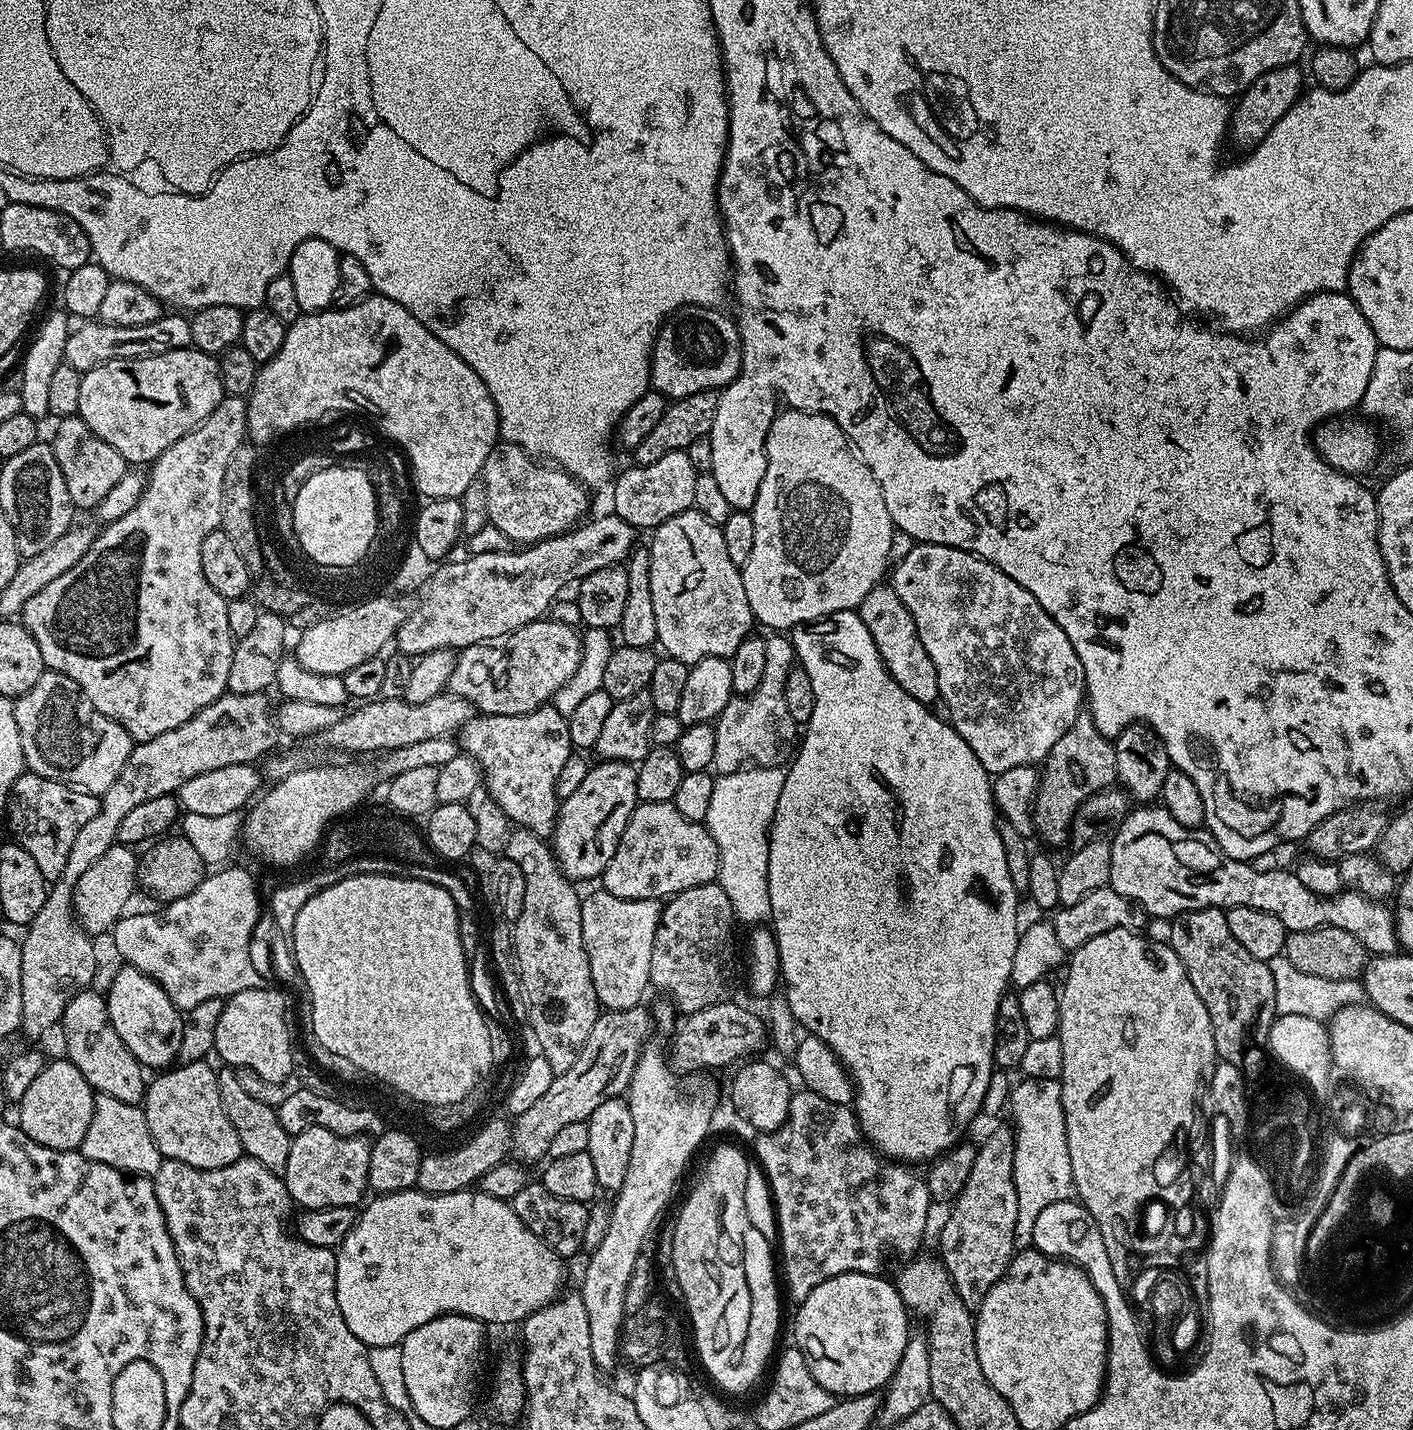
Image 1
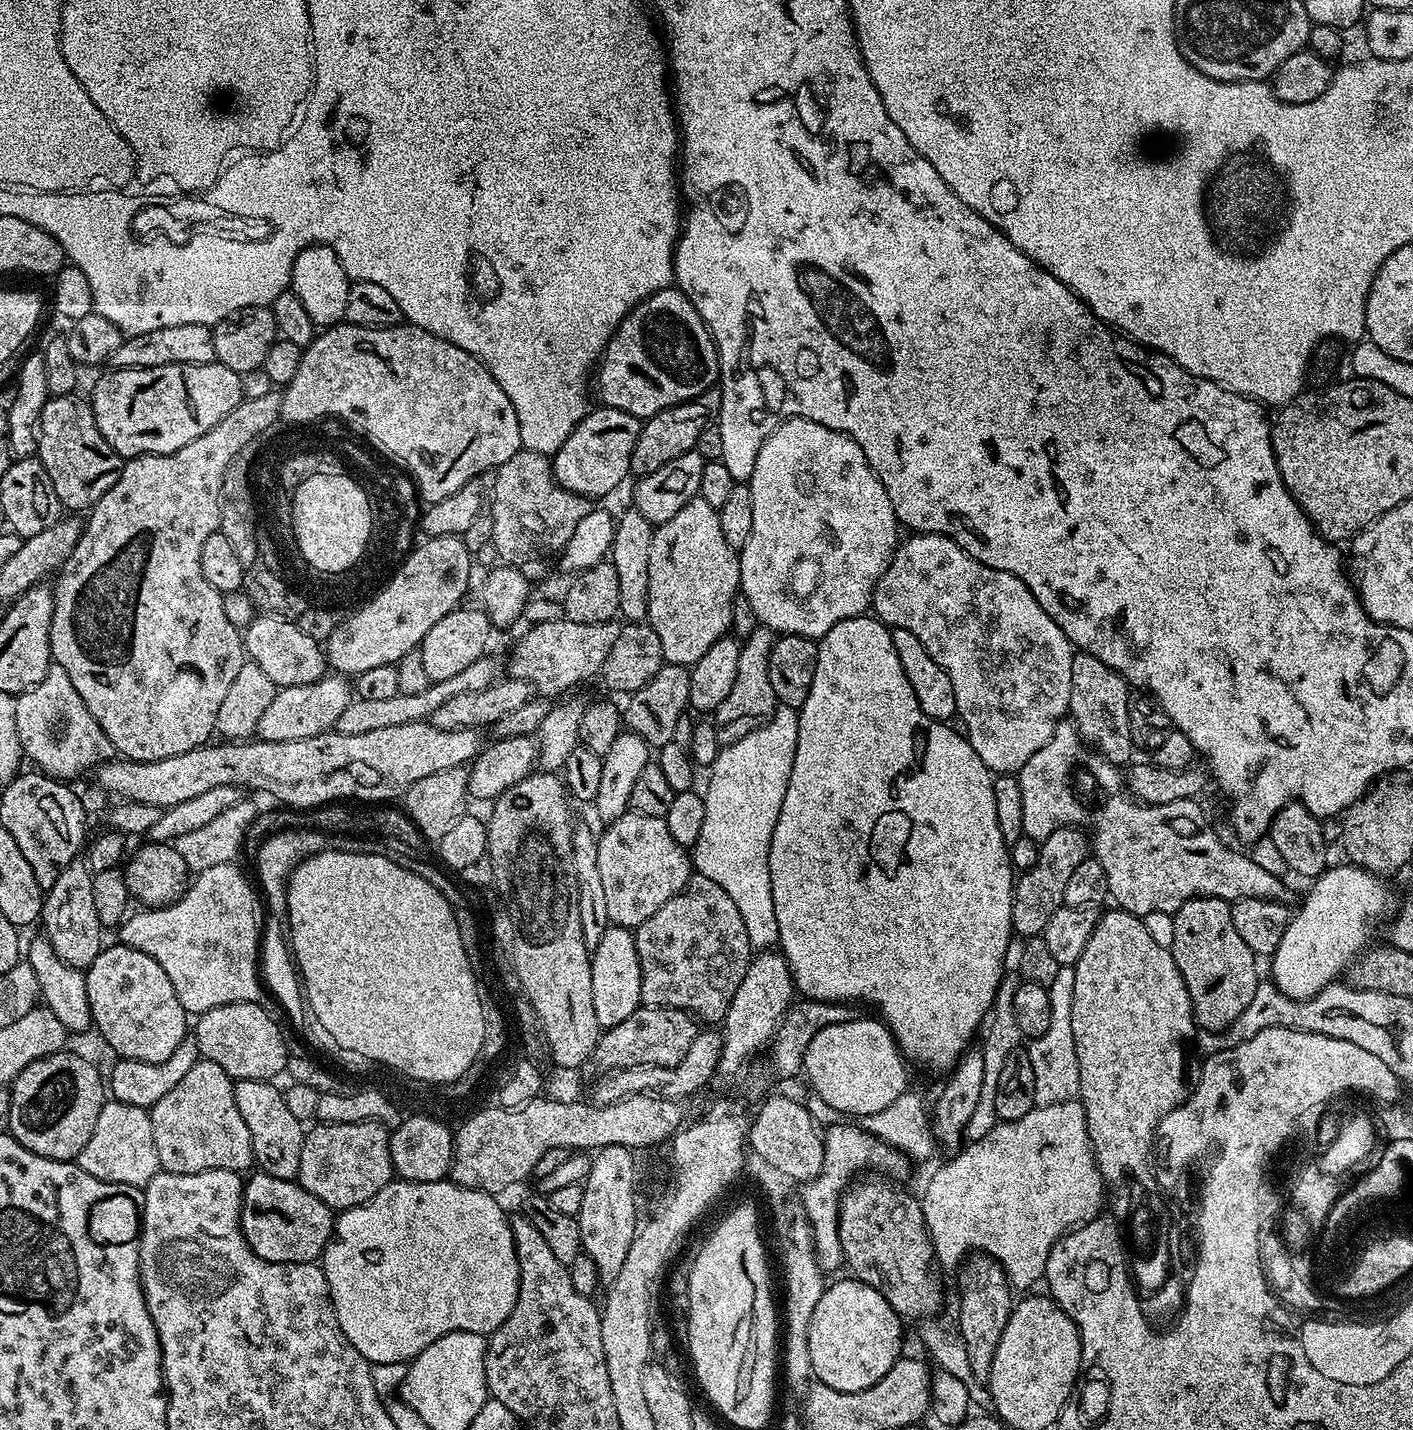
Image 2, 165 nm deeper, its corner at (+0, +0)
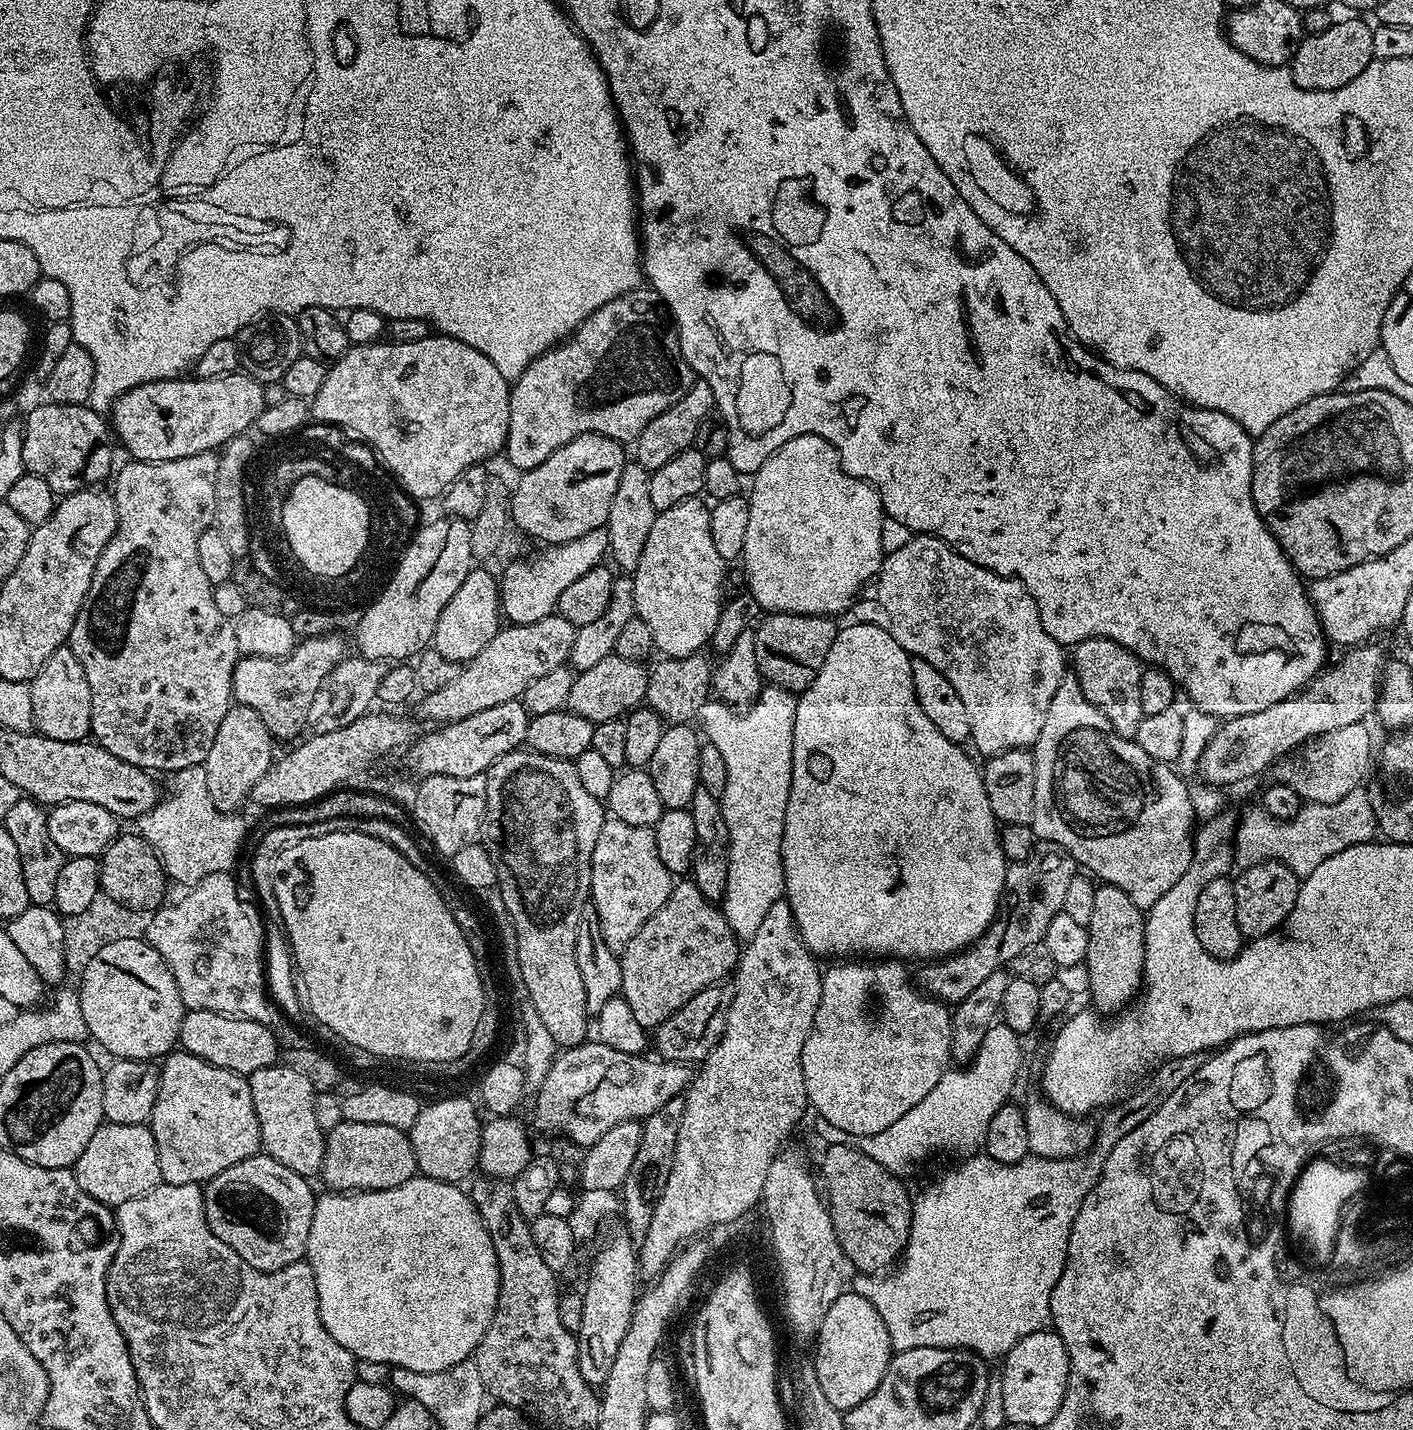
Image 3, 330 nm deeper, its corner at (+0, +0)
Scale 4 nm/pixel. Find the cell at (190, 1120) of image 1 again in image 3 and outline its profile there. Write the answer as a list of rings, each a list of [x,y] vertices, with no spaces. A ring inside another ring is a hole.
[[[183,1050],[173,1051],[163,1057],[158,1071],[160,1085],[150,1127],[154,1142],[158,1146],[158,1166],[163,1183],[203,1185],[222,1174],[222,1170],[230,1170],[230,1166],[261,1151],[258,1114],[254,1114],[254,1098],[250,1098],[250,1086],[246,1076],[222,1070],[222,1066],[214,1066]]]

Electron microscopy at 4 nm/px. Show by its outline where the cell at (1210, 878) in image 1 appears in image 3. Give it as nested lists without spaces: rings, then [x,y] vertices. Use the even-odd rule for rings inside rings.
[[[1065,678],[1058,686],[1058,690],[1054,690],[1054,699],[1050,702],[1050,710],[1046,714],[1042,734],[1038,734],[1036,743],[1032,745],[1030,751],[1034,758],[1034,814],[1031,826],[1037,841],[1057,844],[1076,861],[1085,873],[1091,874],[1097,881],[1110,886],[1118,886],[1118,890],[1122,890],[1122,894],[1126,894],[1130,898],[1130,902],[1134,902],[1134,906],[1138,906],[1142,910],[1152,908],[1154,902],[1158,902],[1158,898],[1162,898],[1162,894],[1166,894],[1166,890],[1170,890],[1170,886],[1174,886],[1174,882],[1178,882],[1178,878],[1182,878],[1182,874],[1186,874],[1192,861],[1194,839],[1192,794],[1189,785],[1184,785],[1183,778],[1179,776],[1181,773],[1175,767],[1150,758],[1150,754],[1146,754],[1146,750],[1142,750],[1142,746],[1138,746],[1135,739],[1122,738],[1118,734],[1118,730],[1114,730],[1114,726],[1110,726],[1106,714],[1102,714],[1102,710],[1098,710],[1098,706],[1094,706],[1086,698],[1086,694],[1082,694],[1082,690],[1074,678]]]

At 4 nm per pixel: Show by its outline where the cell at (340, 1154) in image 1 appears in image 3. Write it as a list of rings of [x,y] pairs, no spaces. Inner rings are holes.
[[[344,1120],[324,1137],[324,1157],[318,1176],[329,1184],[332,1192],[355,1194],[390,1190],[402,1186],[417,1172],[411,1135],[394,1126]]]

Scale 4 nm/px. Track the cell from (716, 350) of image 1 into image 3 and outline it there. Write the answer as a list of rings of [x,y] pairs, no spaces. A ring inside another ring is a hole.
[[[650,286],[615,296],[606,306],[589,314],[567,340],[535,357],[531,366],[511,385],[506,457],[514,467],[527,470],[546,462],[554,450],[582,434],[593,432],[621,442],[635,441],[651,420],[658,418],[662,410],[670,410],[697,379],[682,354],[680,334],[663,298]]]

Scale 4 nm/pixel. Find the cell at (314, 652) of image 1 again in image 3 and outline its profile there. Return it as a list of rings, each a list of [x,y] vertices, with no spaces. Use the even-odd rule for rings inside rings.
[[[464,518],[439,519],[417,527],[405,550],[408,556],[404,554],[400,572],[392,580],[392,588],[364,616],[364,624],[360,624],[360,648],[364,648],[366,659],[404,662],[423,652],[432,643],[434,626],[438,626],[446,602],[454,598],[458,586],[466,582],[466,574],[472,572],[471,523]]]

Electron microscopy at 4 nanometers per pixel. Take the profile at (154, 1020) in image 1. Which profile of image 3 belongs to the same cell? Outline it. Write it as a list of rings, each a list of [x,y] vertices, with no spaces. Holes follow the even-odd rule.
[[[122,938],[122,942],[110,942],[110,946],[102,946],[102,950],[90,958],[79,980],[81,1010],[86,1018],[88,1035],[109,1052],[109,1057],[156,1062],[177,1047],[186,1009],[178,994],[174,974],[170,974],[162,954],[158,954],[158,950],[154,950],[147,939]]]

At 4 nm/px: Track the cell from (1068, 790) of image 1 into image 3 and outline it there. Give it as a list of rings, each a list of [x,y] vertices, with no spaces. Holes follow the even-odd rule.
[[[1090,638],[1075,645],[1070,652],[1070,668],[1074,671],[1074,679],[1086,694],[1086,698],[1110,721],[1110,726],[1118,730],[1118,734],[1127,740],[1135,737],[1138,722],[1145,716],[1142,710],[1142,694],[1140,683],[1144,668],[1142,661],[1130,650],[1126,650],[1118,642],[1106,638]]]

